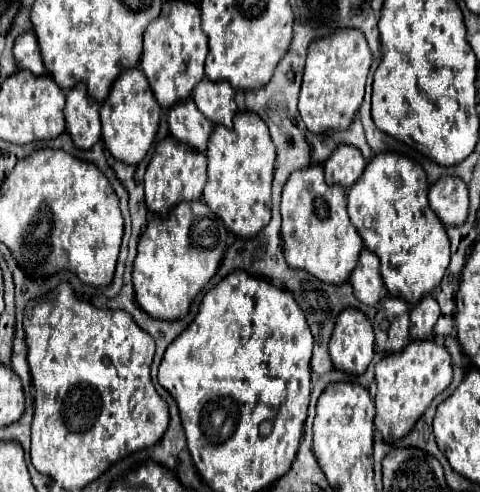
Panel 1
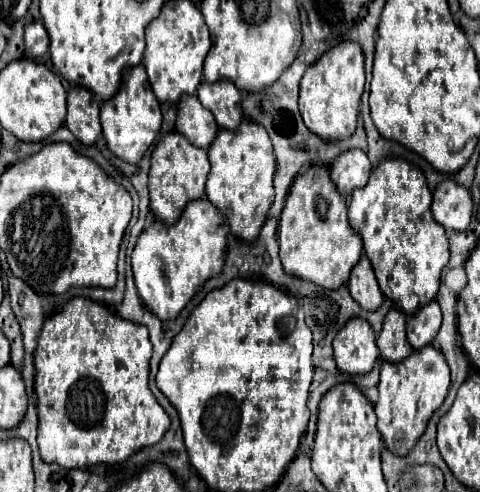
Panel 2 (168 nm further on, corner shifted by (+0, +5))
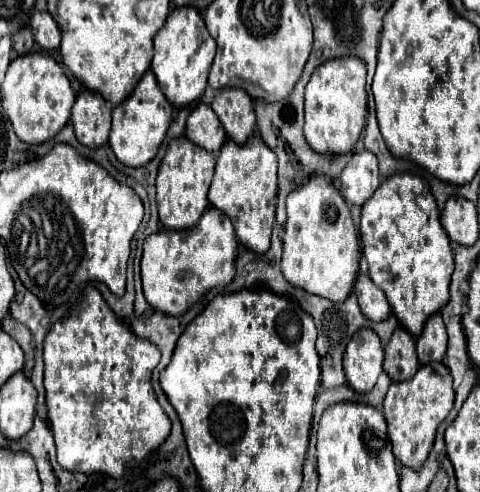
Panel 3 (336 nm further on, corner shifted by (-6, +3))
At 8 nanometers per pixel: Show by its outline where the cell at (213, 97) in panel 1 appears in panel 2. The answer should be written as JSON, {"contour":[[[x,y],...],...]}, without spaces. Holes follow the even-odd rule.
{"contour":[[[230,80],[202,82],[198,88],[198,100],[214,114],[220,128],[236,128],[236,124],[240,124],[240,90]]]}

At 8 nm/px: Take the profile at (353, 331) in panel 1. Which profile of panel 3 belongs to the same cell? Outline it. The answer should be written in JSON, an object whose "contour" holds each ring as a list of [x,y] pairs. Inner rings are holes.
{"contour":[[[358,330],[346,346],[344,354],[344,372],[348,378],[348,386],[356,392],[370,392],[376,386],[376,380],[382,372],[384,348],[380,338],[370,330]]]}

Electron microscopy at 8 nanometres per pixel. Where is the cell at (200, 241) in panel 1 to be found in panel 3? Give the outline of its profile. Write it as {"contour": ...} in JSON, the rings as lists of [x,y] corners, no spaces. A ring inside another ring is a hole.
{"contour":[[[208,208],[200,222],[186,230],[160,230],[146,238],[142,254],[142,288],[148,304],[168,316],[180,316],[188,304],[204,296],[214,286],[232,282],[236,268],[236,234],[230,218],[216,208]],[[184,270],[184,278],[178,274]]]}

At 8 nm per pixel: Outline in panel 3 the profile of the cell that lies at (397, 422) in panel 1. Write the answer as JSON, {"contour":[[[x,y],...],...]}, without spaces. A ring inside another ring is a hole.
{"contour":[[[432,362],[430,366],[420,366],[410,380],[390,384],[390,390],[384,398],[384,418],[388,422],[388,436],[394,446],[394,456],[402,466],[420,470],[432,450],[438,424],[448,416],[452,406],[452,376],[444,364]]]}

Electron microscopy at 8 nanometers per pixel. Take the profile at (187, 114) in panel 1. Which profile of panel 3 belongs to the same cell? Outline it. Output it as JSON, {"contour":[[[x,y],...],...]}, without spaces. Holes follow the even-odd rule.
{"contour":[[[198,104],[192,110],[192,114],[188,116],[188,122],[186,122],[186,136],[194,144],[210,150],[214,156],[220,152],[222,144],[226,142],[226,132],[222,130],[218,116],[214,114],[214,110],[208,104]]]}

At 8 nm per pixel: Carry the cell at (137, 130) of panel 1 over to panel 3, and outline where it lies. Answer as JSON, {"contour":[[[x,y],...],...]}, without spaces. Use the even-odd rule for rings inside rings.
{"contour":[[[148,70],[142,76],[142,80],[138,82],[138,86],[134,88],[134,92],[126,98],[126,102],[122,102],[120,106],[116,106],[112,110],[110,146],[116,154],[116,158],[124,166],[134,166],[134,168],[144,166],[146,162],[150,162],[156,156],[170,122],[172,122],[172,106],[160,92],[154,72]]]}

